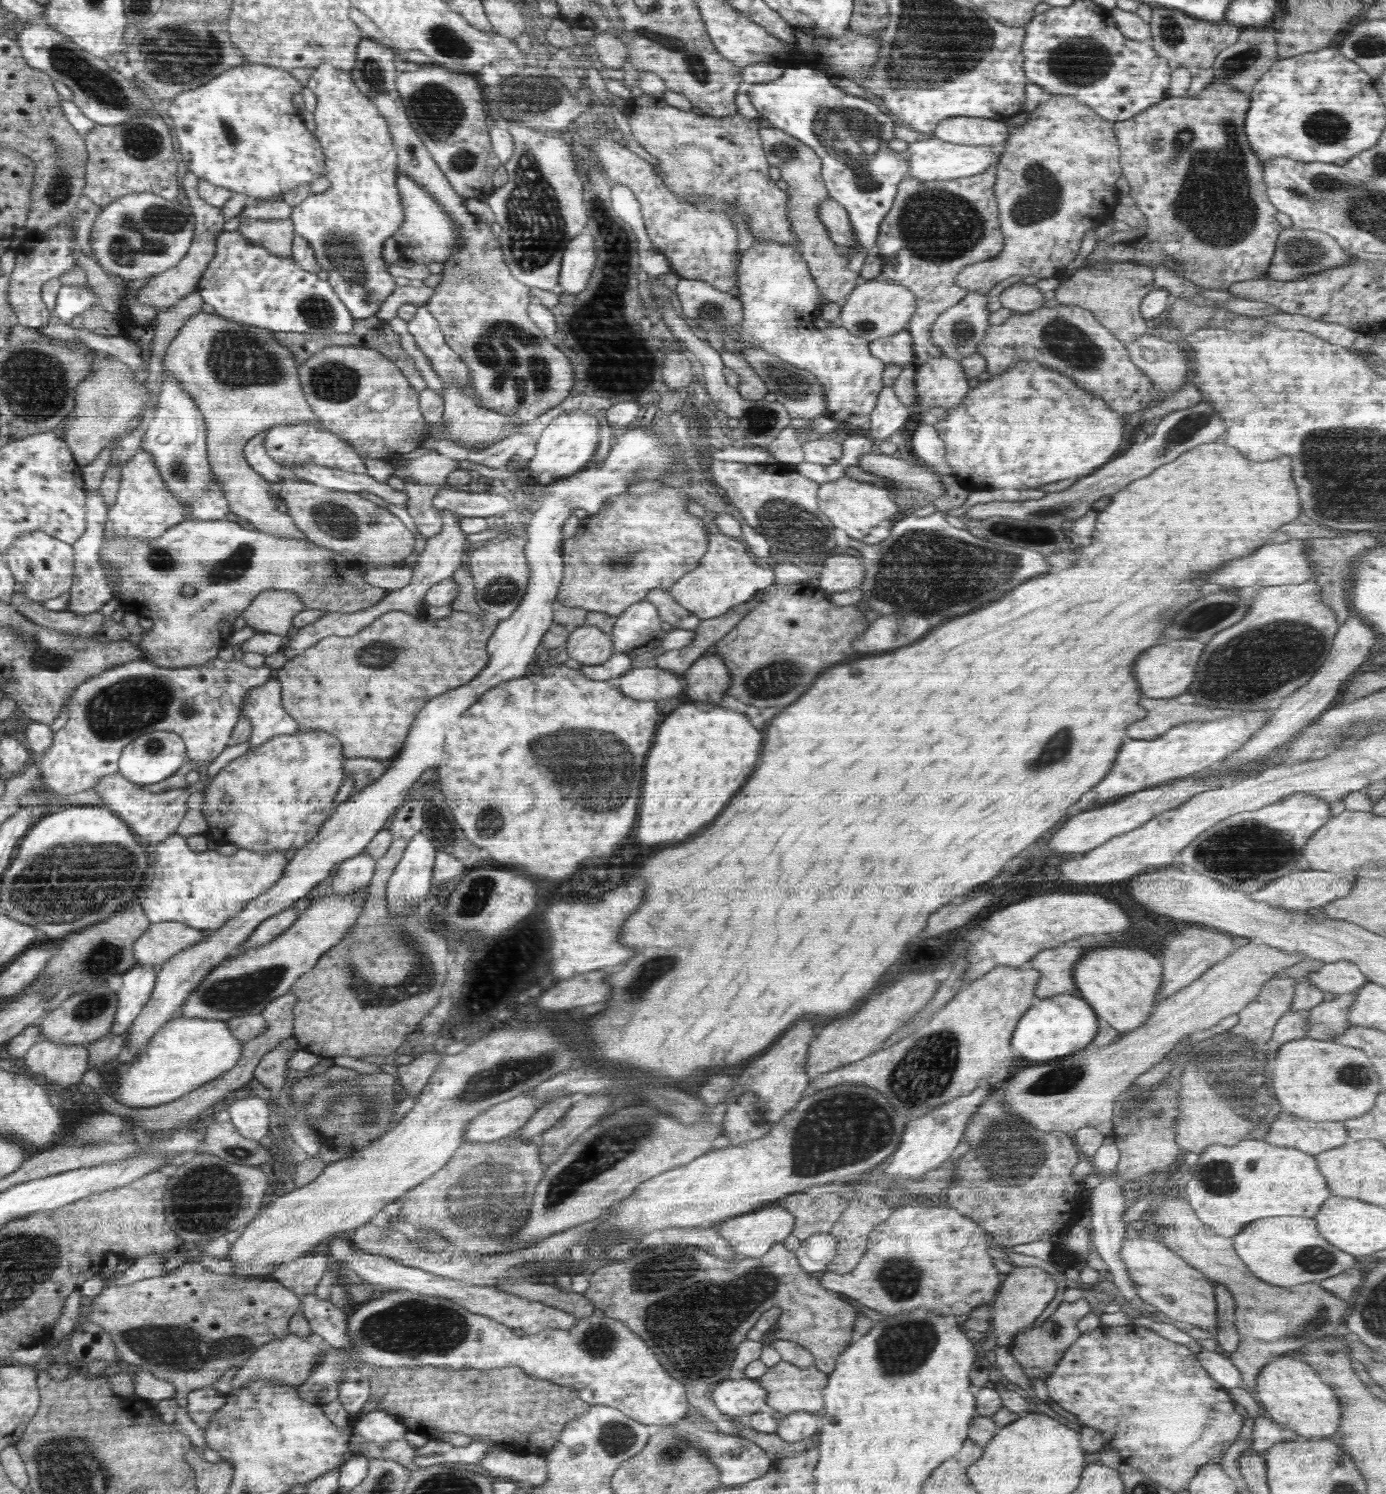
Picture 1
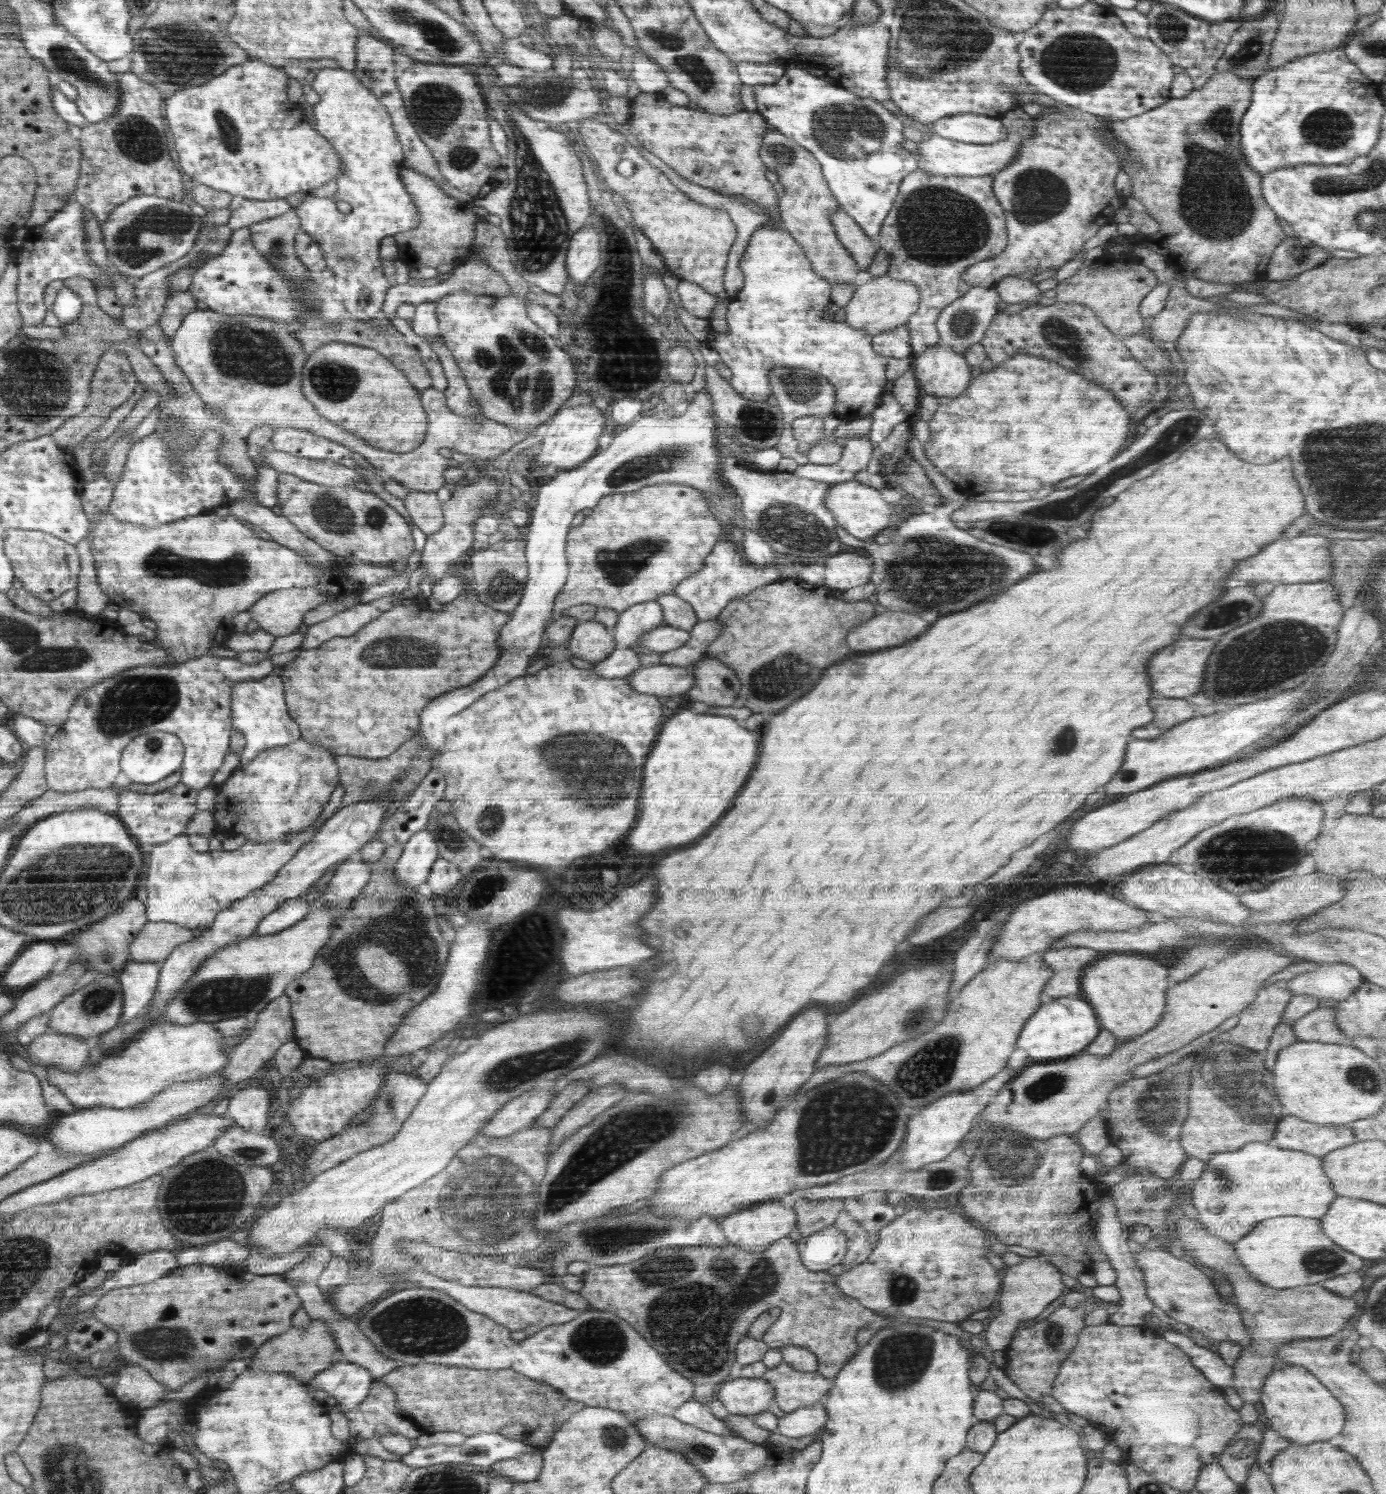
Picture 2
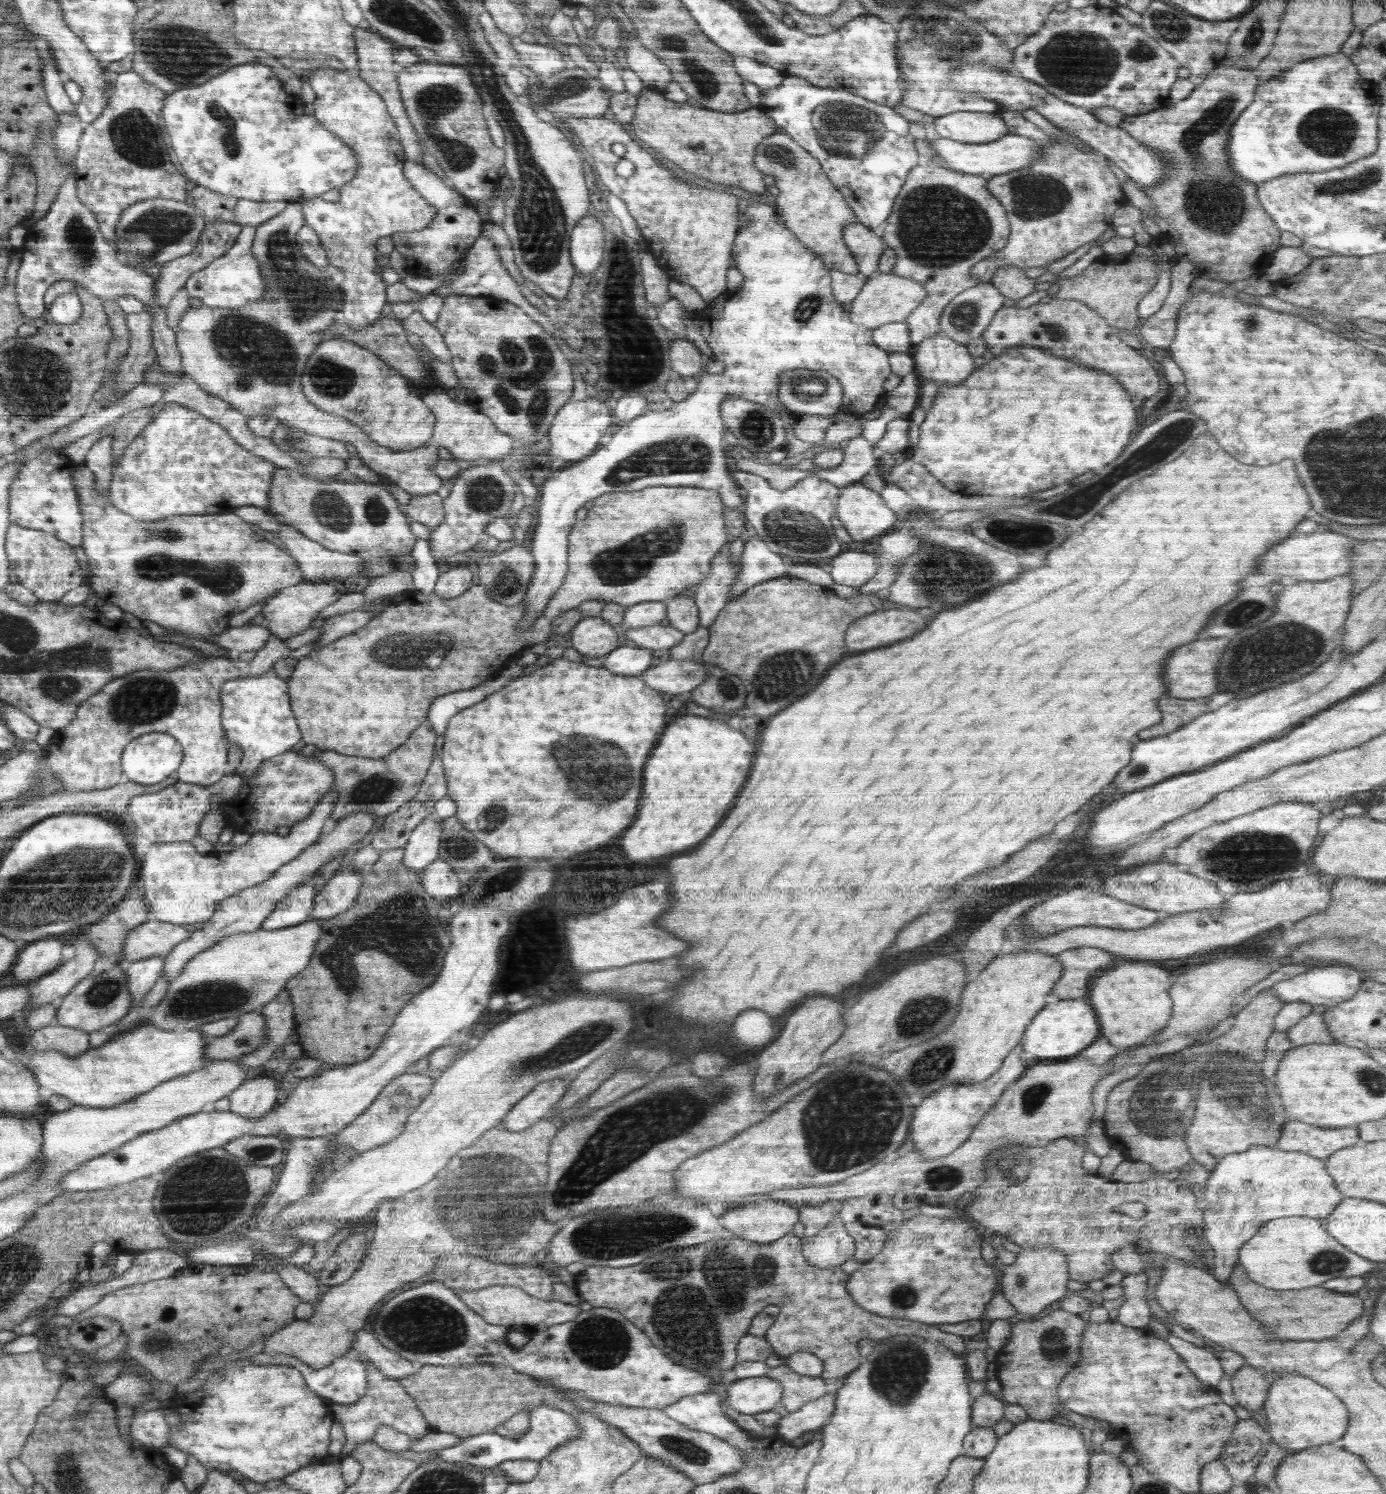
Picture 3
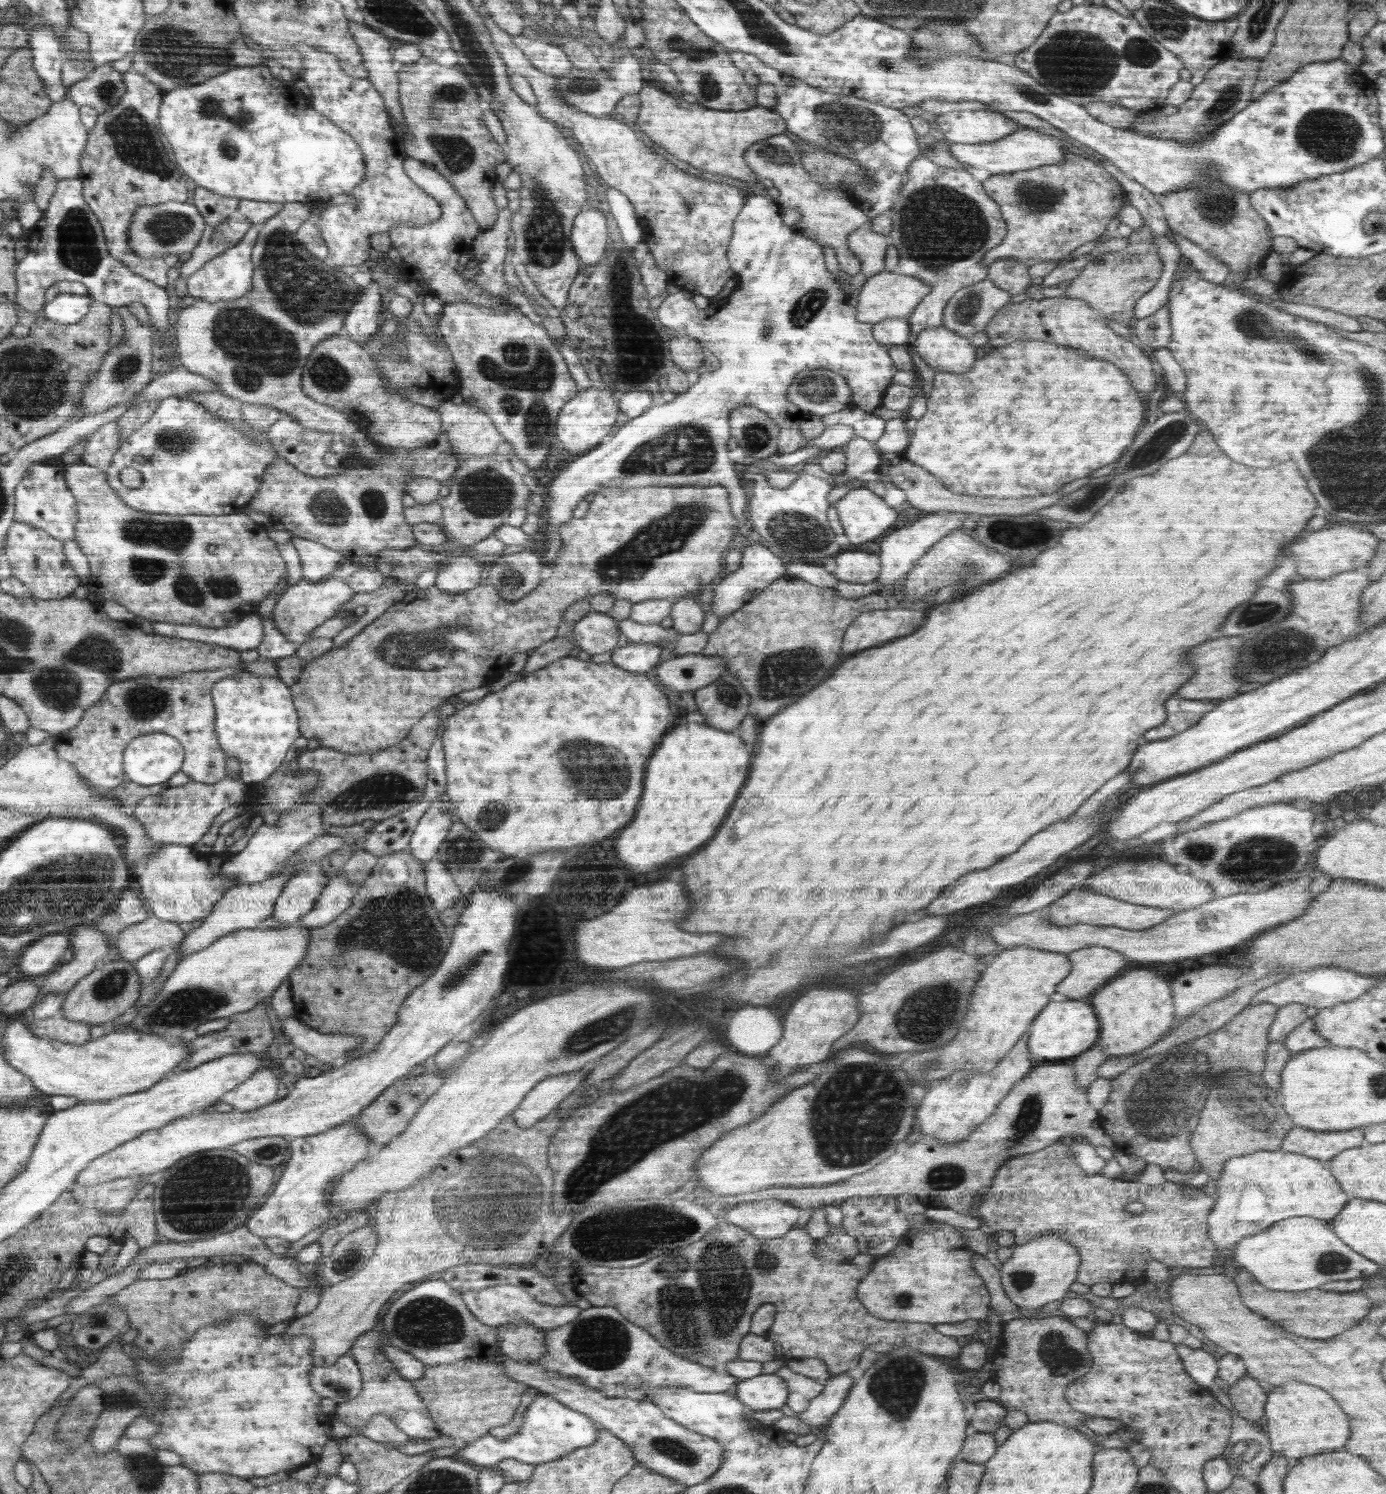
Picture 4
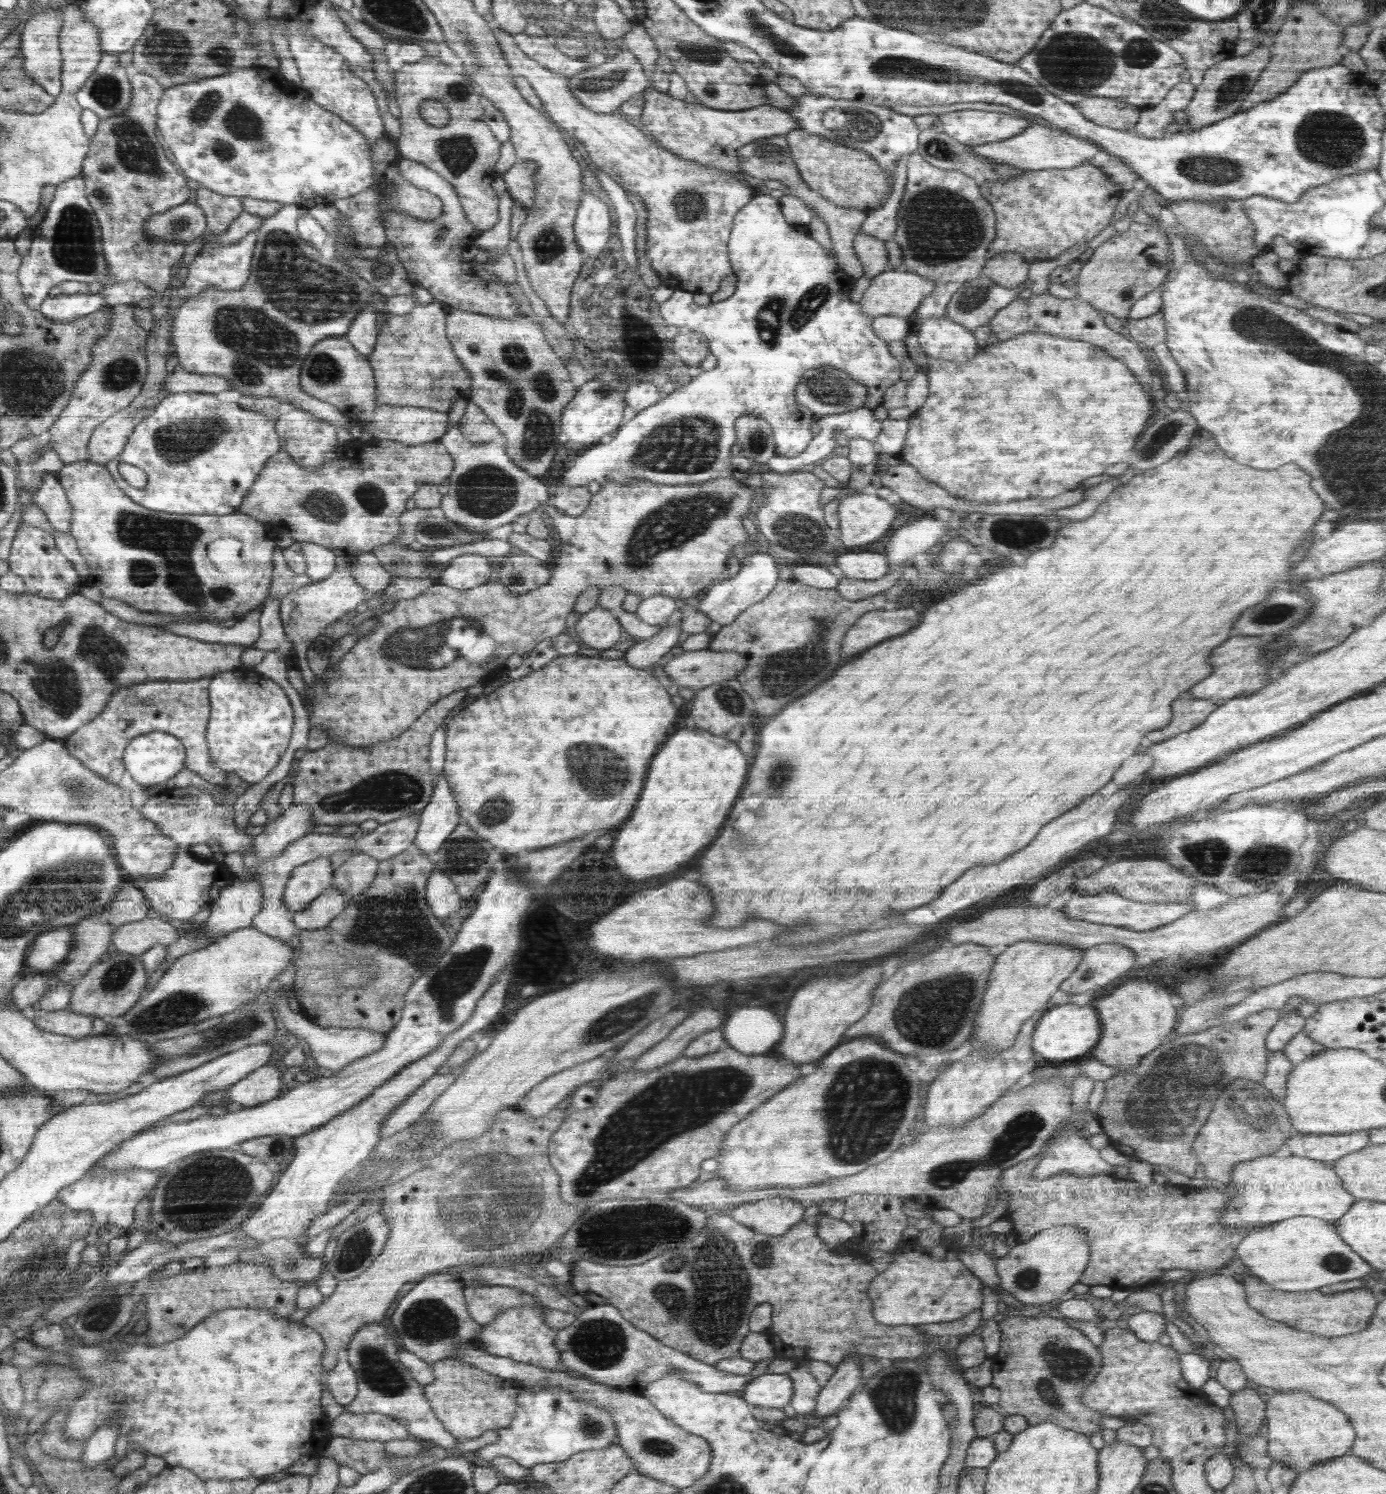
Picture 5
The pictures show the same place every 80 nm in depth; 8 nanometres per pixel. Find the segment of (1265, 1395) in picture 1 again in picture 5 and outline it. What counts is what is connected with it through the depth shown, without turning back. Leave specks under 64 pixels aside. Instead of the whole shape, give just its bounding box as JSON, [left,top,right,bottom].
[1266,1391,1356,1474]

